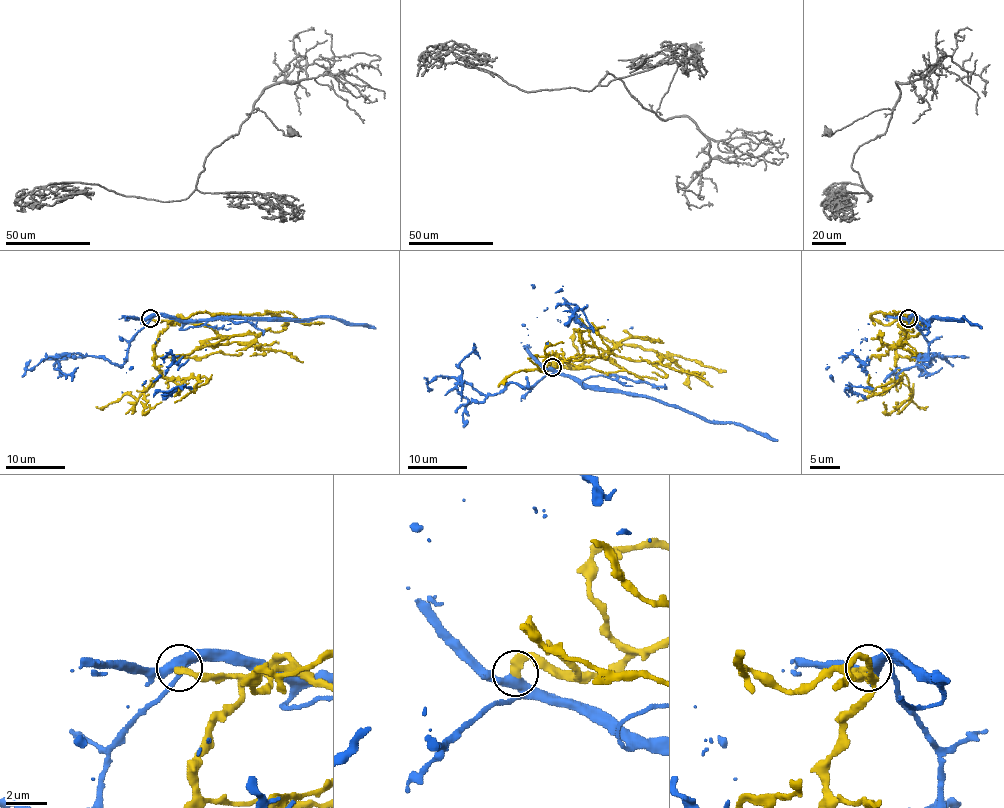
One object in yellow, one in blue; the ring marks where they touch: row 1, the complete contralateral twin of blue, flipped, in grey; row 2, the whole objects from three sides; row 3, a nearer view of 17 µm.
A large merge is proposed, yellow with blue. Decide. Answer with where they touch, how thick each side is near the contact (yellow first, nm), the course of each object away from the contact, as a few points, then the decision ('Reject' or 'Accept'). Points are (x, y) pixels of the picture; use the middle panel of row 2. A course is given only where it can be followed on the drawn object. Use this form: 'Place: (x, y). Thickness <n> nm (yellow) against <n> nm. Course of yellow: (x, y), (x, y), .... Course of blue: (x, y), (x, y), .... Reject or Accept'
Place: (552, 367). Thickness 380 nm (yellow) against 460 nm. Course of yellow: (552, 366), (579, 366), (583, 359), (573, 335), (577, 331), (595, 331), (614, 343), (699, 360), (725, 372). Course of blue: (551, 366), (589, 385), (645, 394), (678, 405), (710, 421), (739, 422), (777, 440). Accept

